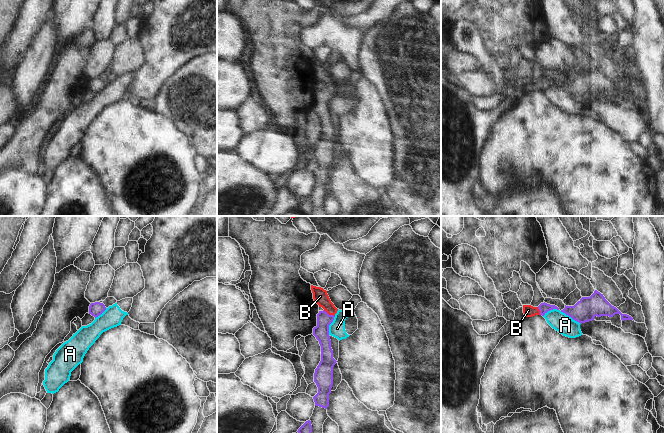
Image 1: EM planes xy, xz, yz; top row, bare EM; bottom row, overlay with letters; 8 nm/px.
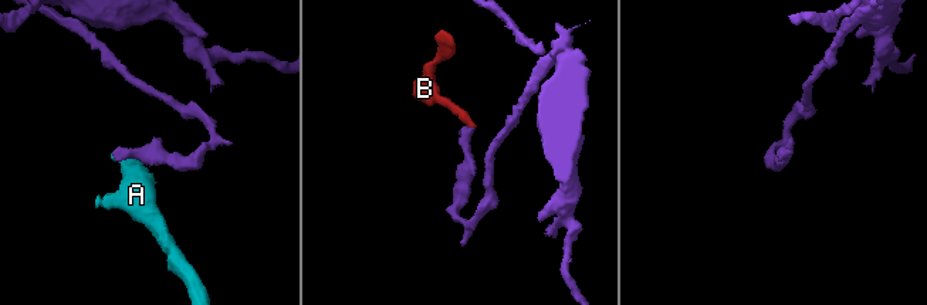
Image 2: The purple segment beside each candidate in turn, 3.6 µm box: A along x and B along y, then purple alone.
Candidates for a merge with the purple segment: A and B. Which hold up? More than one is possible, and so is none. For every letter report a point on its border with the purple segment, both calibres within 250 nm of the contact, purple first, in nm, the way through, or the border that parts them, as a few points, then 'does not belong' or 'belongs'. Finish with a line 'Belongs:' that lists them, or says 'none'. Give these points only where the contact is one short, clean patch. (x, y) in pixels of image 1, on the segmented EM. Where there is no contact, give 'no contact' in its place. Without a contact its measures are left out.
A: contact yz (570, 316); calibres 180 and 160 nm; border yz (560, 311), (580, 323); does not belong
B: contact xz (328, 314); calibres 120 and 120 nm; way xz (321, 331), (323, 320), (328, 314), (328, 306), (320, 296); belongs
Belongs: B

